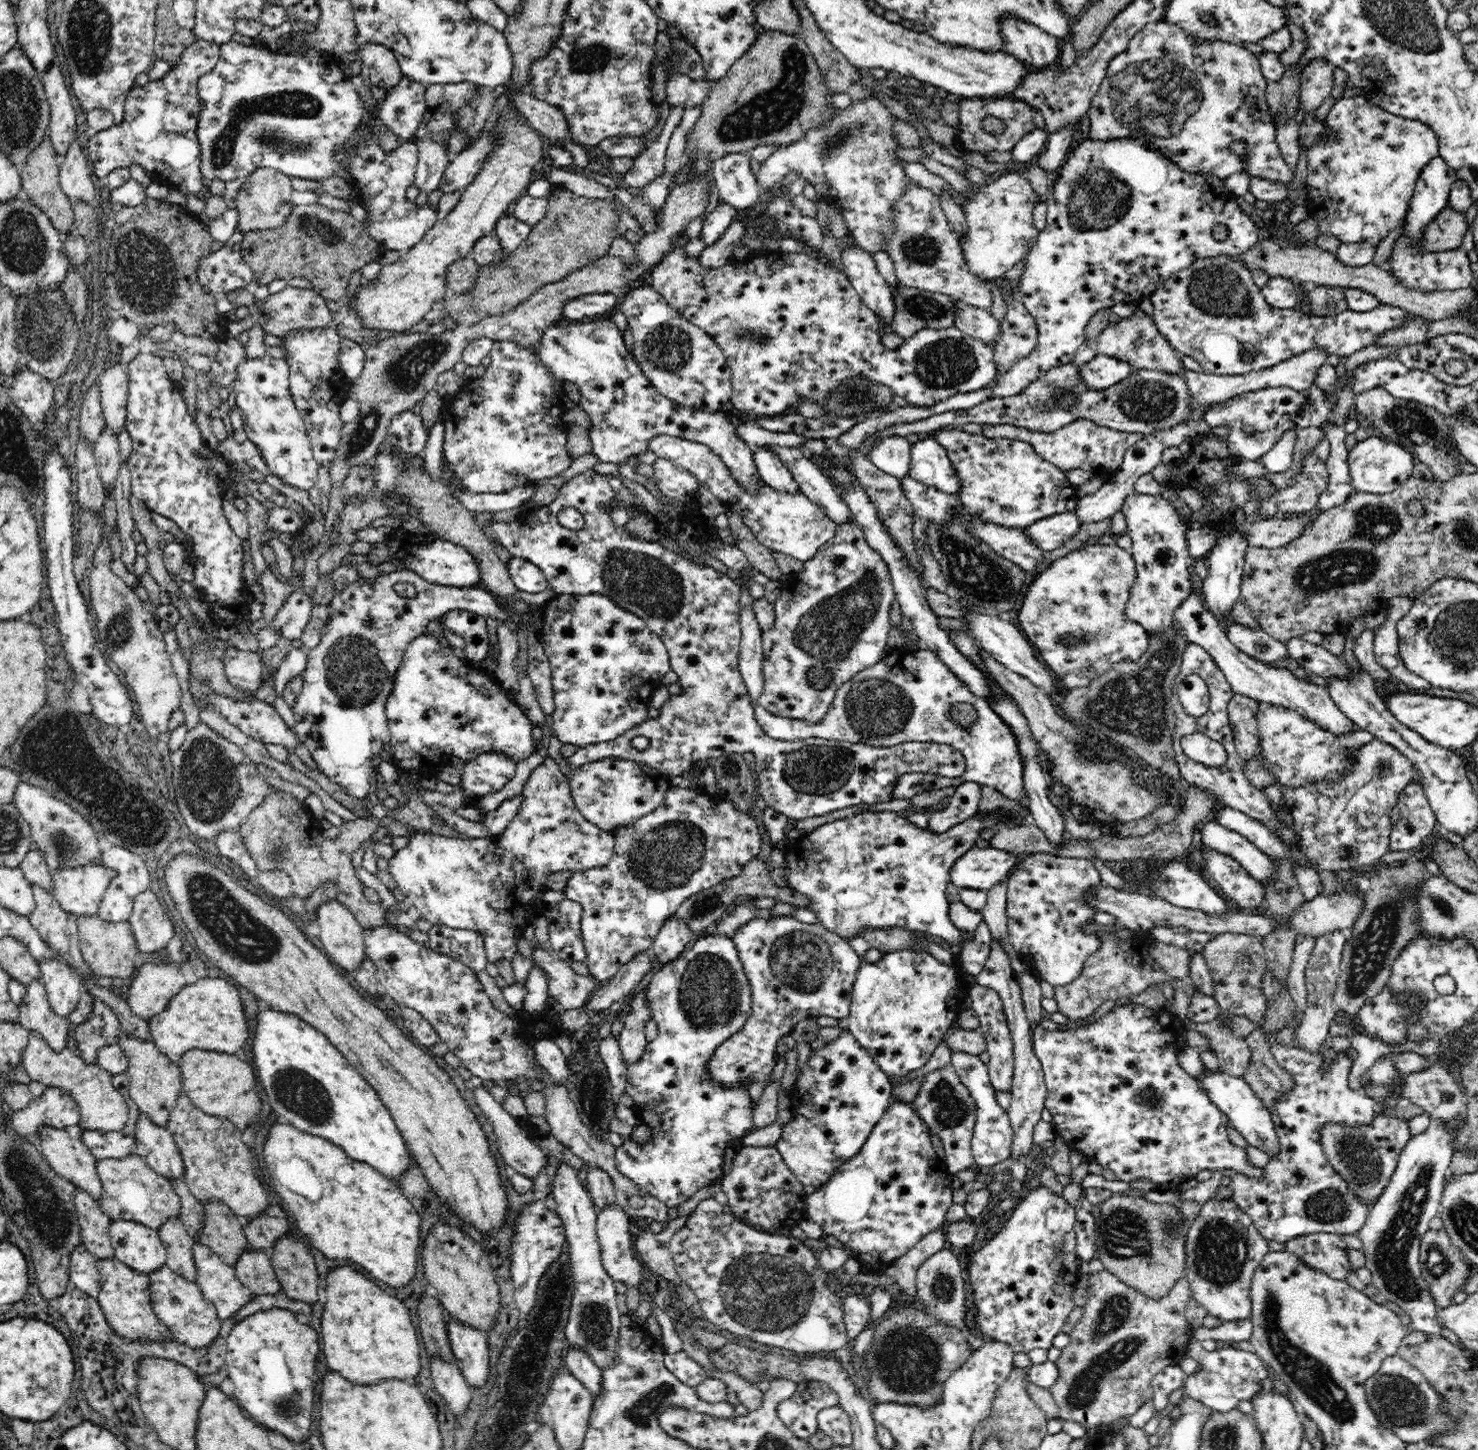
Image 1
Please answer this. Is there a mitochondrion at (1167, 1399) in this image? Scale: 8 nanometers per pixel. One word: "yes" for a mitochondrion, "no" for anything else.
no

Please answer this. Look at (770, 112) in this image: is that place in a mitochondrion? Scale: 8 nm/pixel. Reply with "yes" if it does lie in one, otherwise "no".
yes

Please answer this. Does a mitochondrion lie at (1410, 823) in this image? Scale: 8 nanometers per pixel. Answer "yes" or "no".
no

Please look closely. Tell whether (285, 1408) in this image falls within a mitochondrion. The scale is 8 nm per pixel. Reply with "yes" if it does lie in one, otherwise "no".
yes

